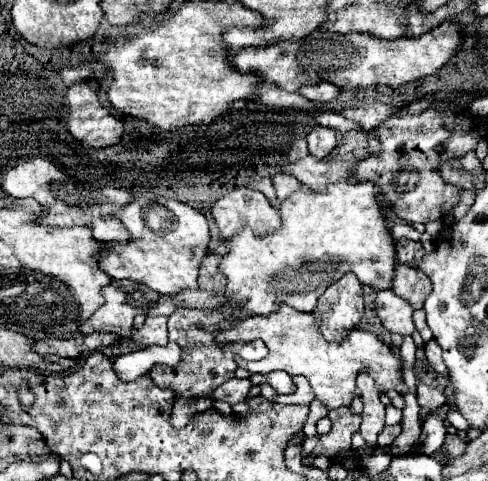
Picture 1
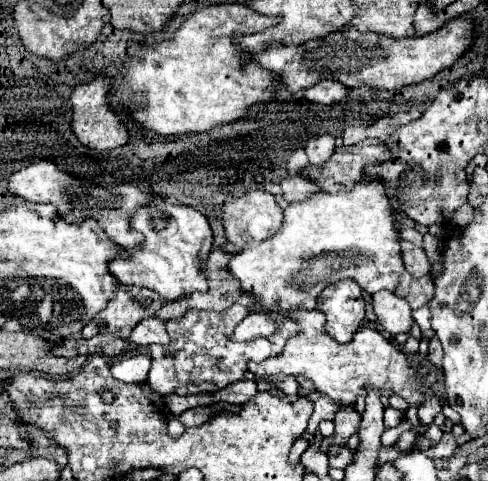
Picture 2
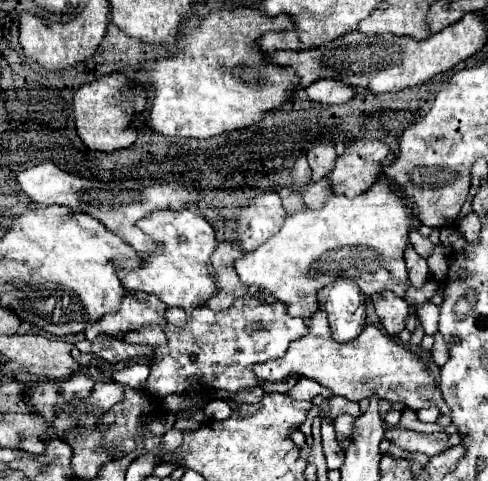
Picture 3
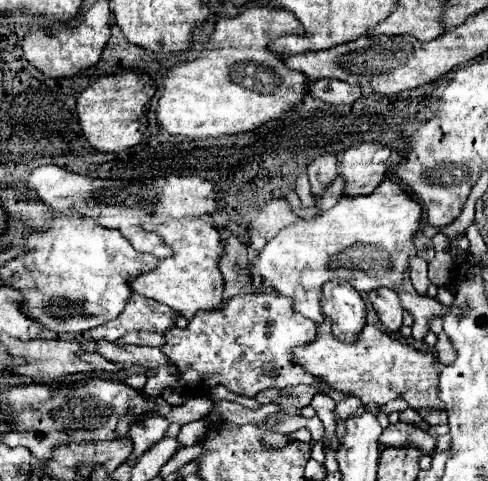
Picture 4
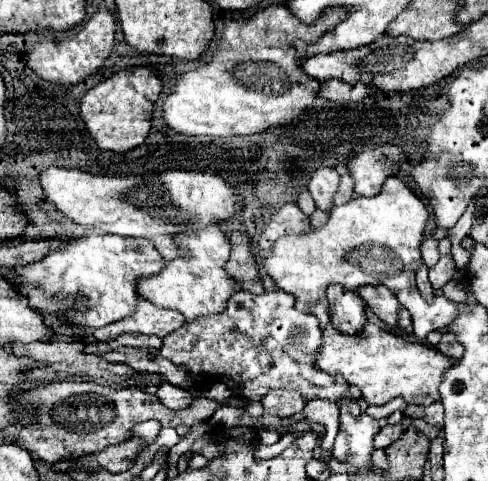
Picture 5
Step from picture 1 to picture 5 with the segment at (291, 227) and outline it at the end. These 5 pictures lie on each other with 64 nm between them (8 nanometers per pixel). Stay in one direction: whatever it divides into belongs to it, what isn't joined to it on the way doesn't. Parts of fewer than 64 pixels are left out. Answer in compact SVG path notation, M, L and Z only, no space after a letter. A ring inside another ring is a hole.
M396 176L388 178L380 190L380 194L372 196L372 198L364 198L364 196L354 196L350 202L332 208L332 212L328 214L328 222L320 228L310 228L304 234L288 234L282 236L274 242L274 246L270 248L270 252L266 254L266 258L262 260L262 266L266 270L266 274L276 282L276 286L288 294L294 294L296 298L296 308L300 312L312 314L316 318L328 318L328 312L324 310L324 292L328 284L344 284L344 276L348 276L352 272L352 264L364 264L364 286L378 286L384 284L386 288L390 288L398 302L408 310L412 316L412 324L414 324L414 336L422 342L426 340L426 334L432 330L438 330L442 326L448 324L448 320L456 319L460 314L468 314L468 306L464 303L448 302L444 296L436 296L436 300L426 302L414 282L414 272L420 268L422 258L420 258L420 242L422 242L422 234L426 228L426 220L428 220L428 210L426 206L420 202L420 198Z

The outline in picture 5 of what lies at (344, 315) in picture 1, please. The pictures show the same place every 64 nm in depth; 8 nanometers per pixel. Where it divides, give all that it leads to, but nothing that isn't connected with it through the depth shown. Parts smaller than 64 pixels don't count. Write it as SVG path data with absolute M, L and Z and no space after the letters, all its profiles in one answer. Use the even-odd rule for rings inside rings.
M332 284L326 290L330 304L330 322L340 334L360 334L366 324L364 300L356 296L354 290L348 290L340 284Z

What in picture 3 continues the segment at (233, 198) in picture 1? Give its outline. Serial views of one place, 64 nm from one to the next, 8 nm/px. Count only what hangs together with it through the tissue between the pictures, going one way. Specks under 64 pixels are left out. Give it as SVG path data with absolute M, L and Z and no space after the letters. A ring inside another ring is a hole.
M258 192L248 206L240 208L236 216L236 236L238 246L244 252L256 250L262 242L272 238L284 224L286 212L282 208L280 196L276 192Z

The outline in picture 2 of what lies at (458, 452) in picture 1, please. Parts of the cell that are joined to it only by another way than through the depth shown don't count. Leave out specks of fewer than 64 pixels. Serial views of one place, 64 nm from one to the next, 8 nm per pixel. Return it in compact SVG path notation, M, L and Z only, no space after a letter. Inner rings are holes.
M446 432L444 436L442 436L442 440L440 440L440 444L438 446L430 446L430 440L426 440L426 438L420 438L420 440L416 440L416 448L420 448L426 456L430 456L430 458L450 458L450 456L454 456L454 452L458 450L458 444L456 444L456 438L454 438L454 434L450 434L450 432Z

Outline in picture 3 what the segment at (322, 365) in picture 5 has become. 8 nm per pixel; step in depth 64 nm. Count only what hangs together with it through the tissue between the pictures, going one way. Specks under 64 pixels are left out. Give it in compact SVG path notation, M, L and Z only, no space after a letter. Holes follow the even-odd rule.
M322 310L306 318L306 326L308 326L306 336L290 342L290 348L284 358L258 364L258 370L254 370L254 374L260 380L276 382L294 372L316 380L318 384L328 388L334 396L342 396L352 402L370 398L374 394L390 402L402 402L412 410L420 410L420 408L428 408L430 404L436 404L442 414L450 414L450 408L438 396L436 382L432 374L426 370L426 364L416 354L412 354L406 346L400 346L390 336L382 334L376 326L366 326L360 332L360 336L356 336L348 344L338 344L330 336L328 318Z

